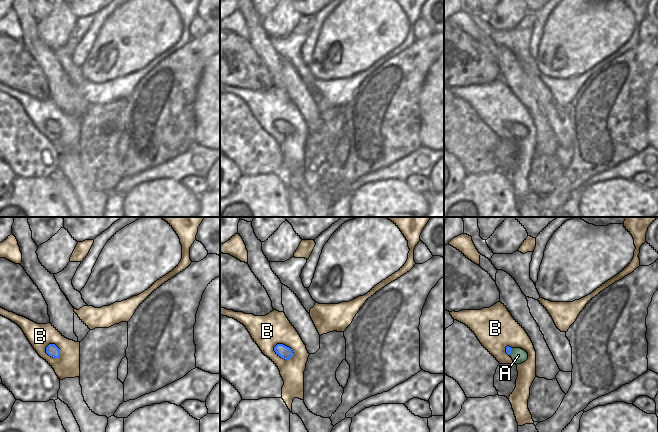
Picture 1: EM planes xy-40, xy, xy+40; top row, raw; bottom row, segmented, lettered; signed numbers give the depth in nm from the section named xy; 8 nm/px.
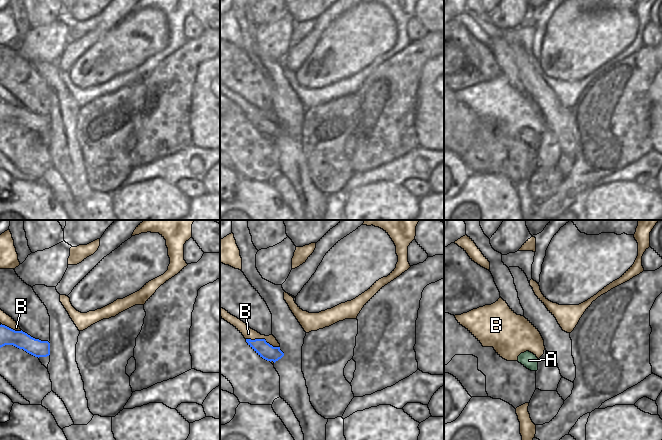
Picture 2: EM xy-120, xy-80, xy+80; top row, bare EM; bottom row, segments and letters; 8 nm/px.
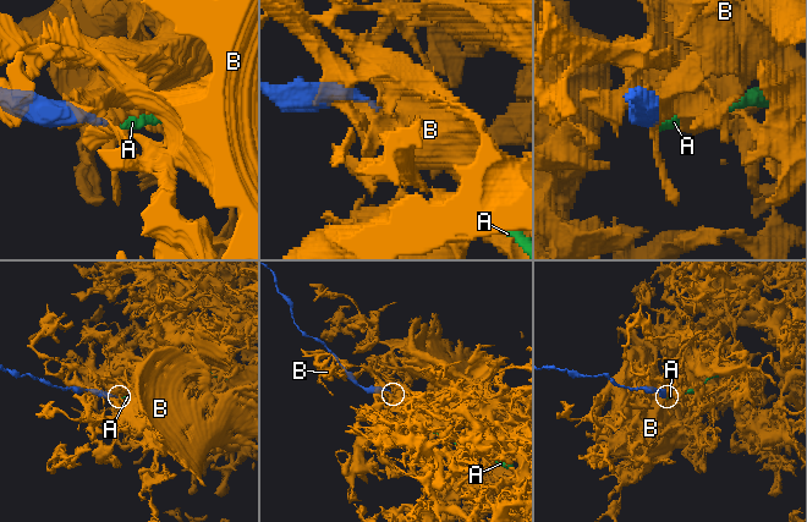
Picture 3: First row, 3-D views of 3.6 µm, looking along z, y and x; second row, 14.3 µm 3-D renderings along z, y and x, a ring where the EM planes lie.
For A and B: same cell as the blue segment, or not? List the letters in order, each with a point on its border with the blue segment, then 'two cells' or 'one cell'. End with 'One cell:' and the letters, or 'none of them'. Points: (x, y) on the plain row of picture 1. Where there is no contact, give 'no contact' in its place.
A: contact xy+40 (510, 128); one cell
B: contact xy (284, 121); two cells
One cell: A

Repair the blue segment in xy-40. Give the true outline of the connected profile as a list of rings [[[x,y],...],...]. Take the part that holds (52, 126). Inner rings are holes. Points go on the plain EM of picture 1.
[[[49,120],[46,123],[46,129],[53,134],[60,133],[60,125],[55,120]]]

